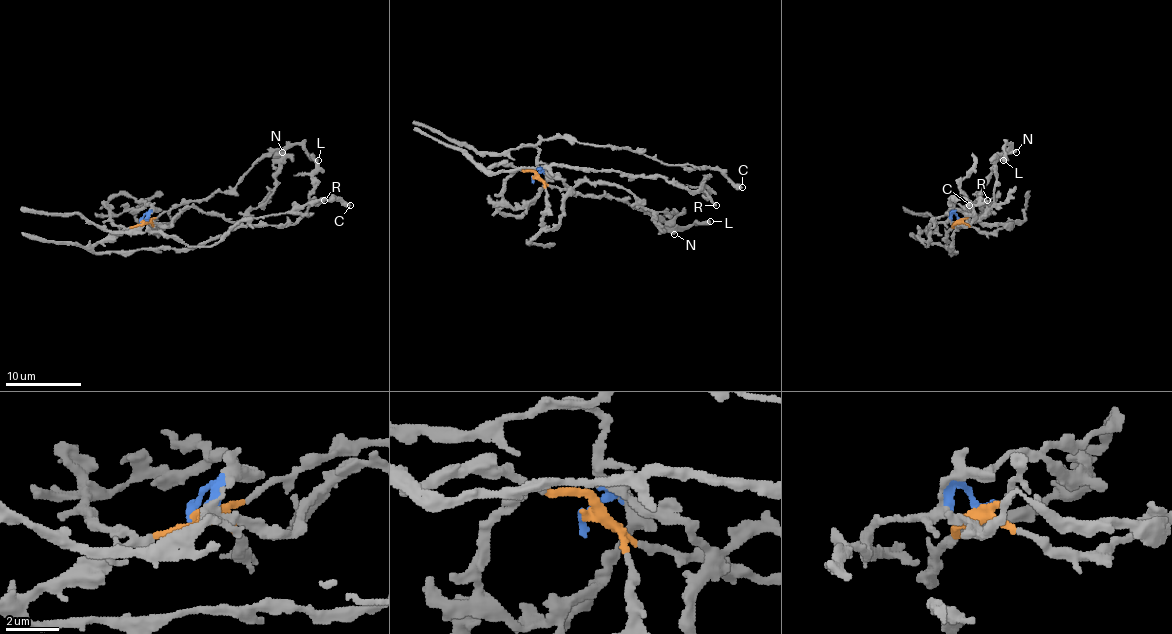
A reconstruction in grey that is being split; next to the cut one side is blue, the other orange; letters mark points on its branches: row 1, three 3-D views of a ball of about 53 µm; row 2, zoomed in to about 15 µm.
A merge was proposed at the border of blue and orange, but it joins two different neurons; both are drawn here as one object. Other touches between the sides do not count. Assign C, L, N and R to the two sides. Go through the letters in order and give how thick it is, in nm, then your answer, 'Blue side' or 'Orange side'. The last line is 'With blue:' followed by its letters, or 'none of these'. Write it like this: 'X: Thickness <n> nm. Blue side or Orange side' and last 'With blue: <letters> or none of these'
C: Thickness 480 nm. Blue side
L: Thickness 440 nm. Orange side
N: Thickness 480 nm. Blue side
R: Thickness 280 nm. Orange side
With blue: C, N

